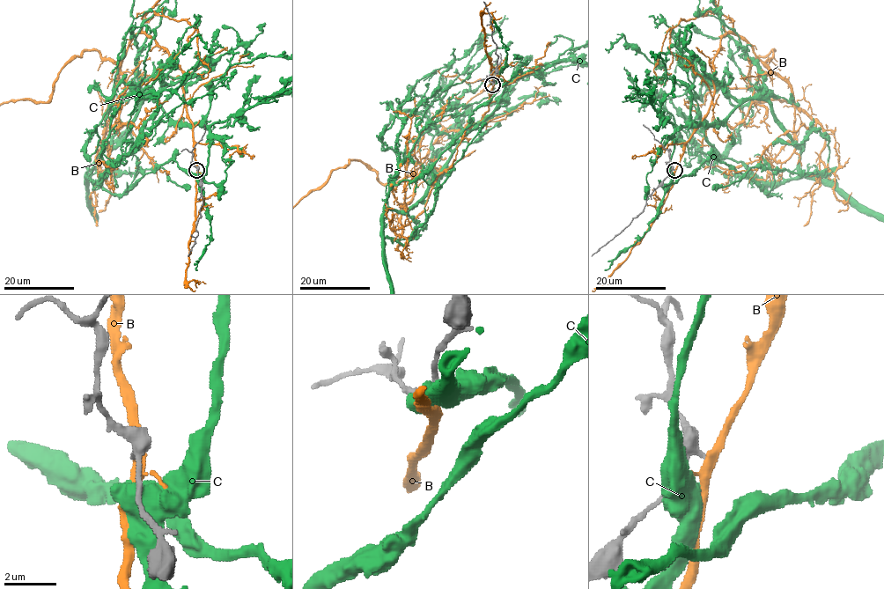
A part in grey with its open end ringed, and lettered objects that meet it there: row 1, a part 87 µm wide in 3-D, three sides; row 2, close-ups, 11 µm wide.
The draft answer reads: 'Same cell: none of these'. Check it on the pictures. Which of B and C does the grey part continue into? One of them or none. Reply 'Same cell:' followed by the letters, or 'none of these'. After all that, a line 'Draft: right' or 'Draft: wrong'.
Same cell: none of these
Draft: right

